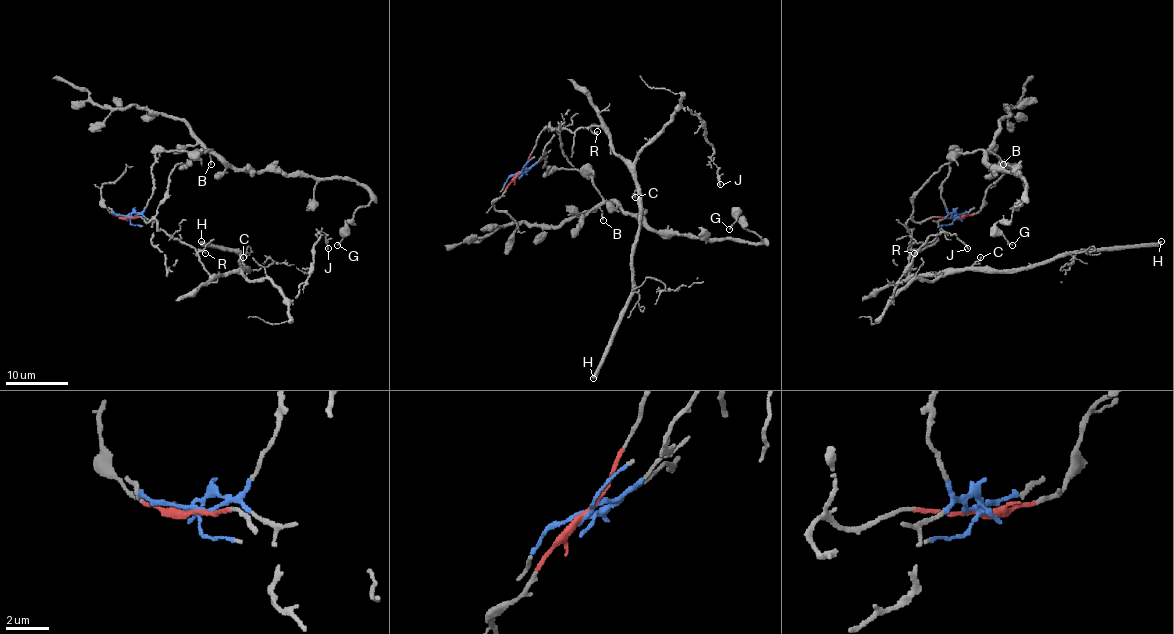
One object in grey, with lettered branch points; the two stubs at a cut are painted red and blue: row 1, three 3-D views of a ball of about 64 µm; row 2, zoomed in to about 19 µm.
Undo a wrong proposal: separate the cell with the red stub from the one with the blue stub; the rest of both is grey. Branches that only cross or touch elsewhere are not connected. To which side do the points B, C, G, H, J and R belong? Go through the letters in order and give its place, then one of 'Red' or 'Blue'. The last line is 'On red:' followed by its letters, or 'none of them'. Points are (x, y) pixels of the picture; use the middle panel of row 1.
B: Place: (603, 220). Blue
C: Place: (635, 197). Red
G: Place: (729, 229). Blue
H: Place: (593, 378). Red
J: Place: (720, 184). Red
R: Place: (597, 131). Red
On red: C, H, J, R

